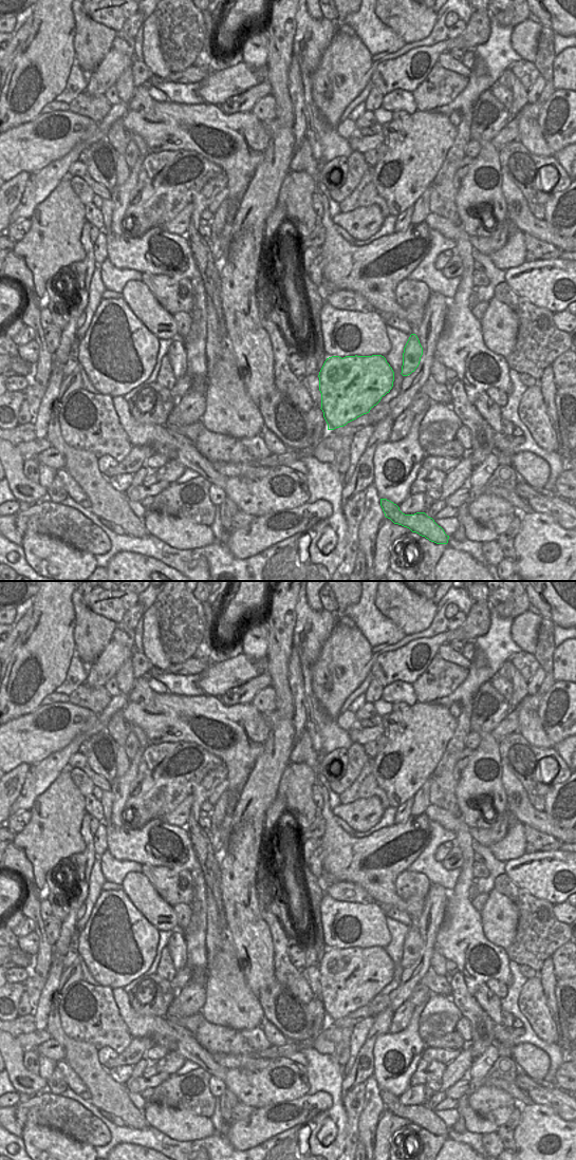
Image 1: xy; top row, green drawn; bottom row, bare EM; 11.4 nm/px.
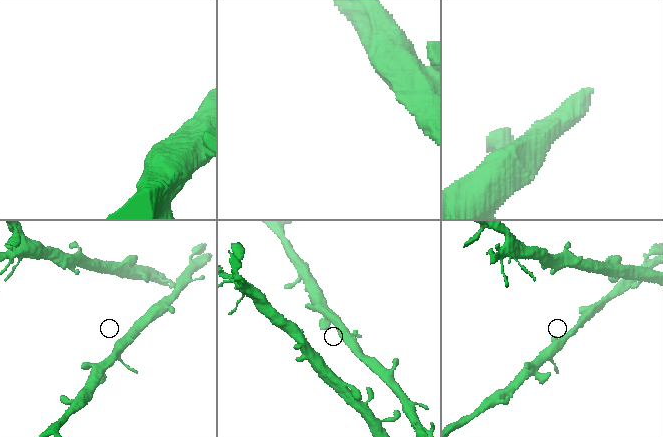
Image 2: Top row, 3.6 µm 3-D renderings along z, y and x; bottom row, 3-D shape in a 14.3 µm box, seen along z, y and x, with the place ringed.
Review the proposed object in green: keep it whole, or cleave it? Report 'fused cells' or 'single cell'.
single cell

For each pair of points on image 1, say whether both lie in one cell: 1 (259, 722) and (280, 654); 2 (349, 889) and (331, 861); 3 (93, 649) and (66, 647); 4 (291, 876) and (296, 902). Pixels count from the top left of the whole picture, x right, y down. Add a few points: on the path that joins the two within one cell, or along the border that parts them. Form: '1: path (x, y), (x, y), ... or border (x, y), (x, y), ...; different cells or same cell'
1: border (272, 713), (272, 730), (267, 737); different cells
2: border (339, 881), (357, 883), (368, 892); different cells
3: border (76, 622), (73, 629), (75, 651); different cells
4: path (291, 882), (295, 896); same cell

